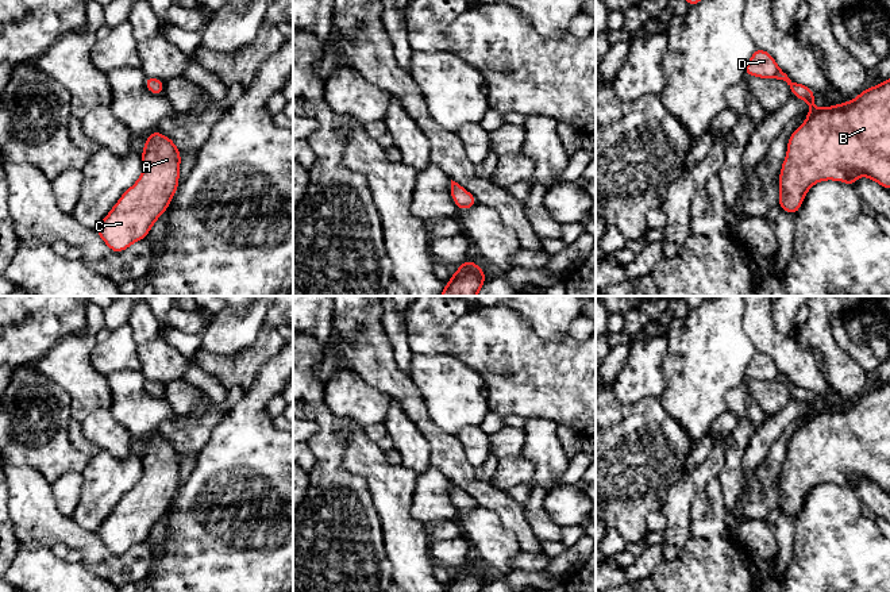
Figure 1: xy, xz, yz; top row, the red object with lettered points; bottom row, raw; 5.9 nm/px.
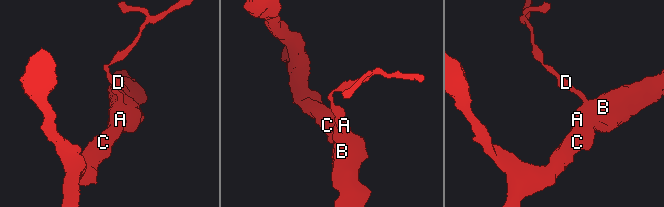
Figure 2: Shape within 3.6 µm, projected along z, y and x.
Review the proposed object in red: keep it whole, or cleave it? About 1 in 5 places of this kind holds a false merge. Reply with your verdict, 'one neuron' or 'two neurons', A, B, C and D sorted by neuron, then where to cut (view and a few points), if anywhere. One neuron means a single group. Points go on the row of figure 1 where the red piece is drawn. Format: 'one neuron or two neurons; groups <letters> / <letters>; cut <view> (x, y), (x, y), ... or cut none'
one neuron; groups A B C D; cut none

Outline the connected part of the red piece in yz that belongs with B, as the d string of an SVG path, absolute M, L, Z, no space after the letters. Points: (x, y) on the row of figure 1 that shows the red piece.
M756 49L744 73L786 81L793 96L805 100L810 107L805 123L793 131L787 143L787 154L779 173L778 204L782 209L795 215L810 187L824 180L844 181L854 187L859 176L866 176L890 189L890 80L866 88L848 103L817 109L816 93L809 87L791 81L770 53Z

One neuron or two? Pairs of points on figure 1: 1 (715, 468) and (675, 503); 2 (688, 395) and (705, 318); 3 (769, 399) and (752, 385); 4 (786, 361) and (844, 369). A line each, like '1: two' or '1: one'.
1: one
2: one
3: one
4: two

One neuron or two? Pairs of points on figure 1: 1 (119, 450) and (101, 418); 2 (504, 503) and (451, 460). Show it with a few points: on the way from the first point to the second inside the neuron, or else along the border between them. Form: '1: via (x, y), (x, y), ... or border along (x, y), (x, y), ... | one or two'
1: via (116, 442), (101, 426) | one
2: via (490, 498), (481, 492), (462, 473) | one

